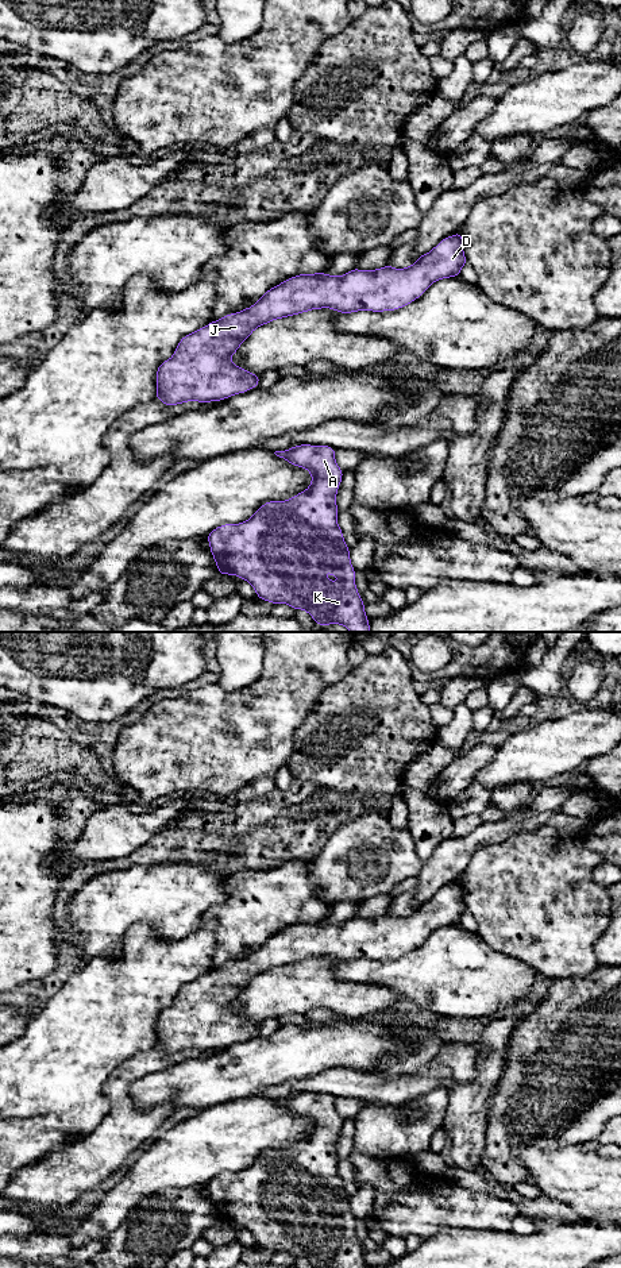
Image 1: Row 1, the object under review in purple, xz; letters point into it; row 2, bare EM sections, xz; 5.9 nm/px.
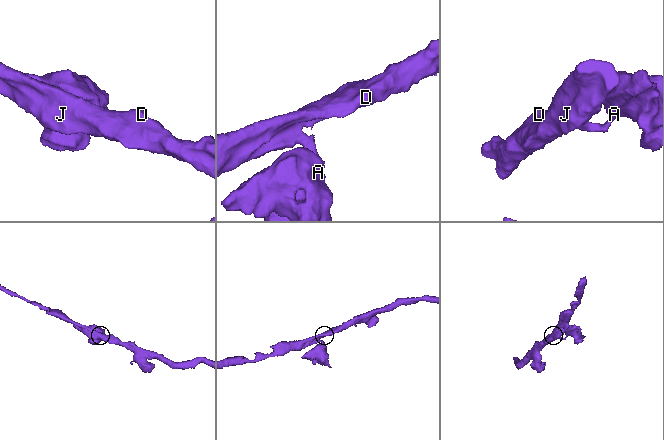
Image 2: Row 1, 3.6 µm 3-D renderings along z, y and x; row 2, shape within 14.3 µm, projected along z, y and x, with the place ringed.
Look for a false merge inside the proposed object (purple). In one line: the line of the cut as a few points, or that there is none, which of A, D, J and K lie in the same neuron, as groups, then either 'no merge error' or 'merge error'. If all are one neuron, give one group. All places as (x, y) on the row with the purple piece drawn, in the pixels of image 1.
cut none; groups A D J K; no merge error

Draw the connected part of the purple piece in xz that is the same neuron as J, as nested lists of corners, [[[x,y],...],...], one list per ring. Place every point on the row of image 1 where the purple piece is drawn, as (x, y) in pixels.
[[[456,232],[405,269],[386,265],[375,270],[354,267],[339,277],[324,271],[293,275],[270,288],[250,308],[185,335],[174,355],[158,366],[155,398],[173,406],[246,393],[259,386],[261,377],[235,366],[231,355],[255,328],[321,308],[339,313],[397,311],[417,300],[435,281],[459,277],[466,263],[463,236]]]

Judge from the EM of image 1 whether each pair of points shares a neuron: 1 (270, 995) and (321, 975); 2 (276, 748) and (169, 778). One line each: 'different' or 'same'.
1: same
2: same

